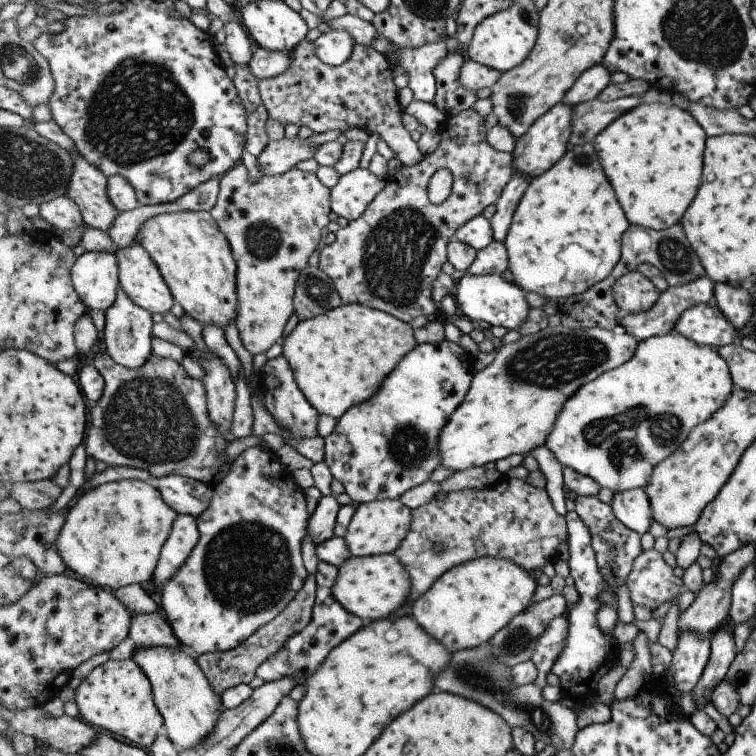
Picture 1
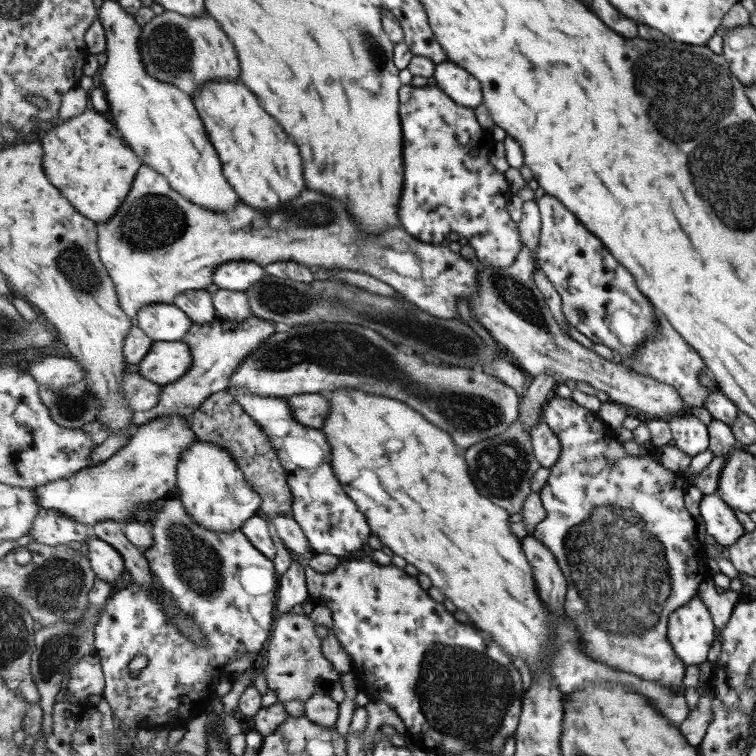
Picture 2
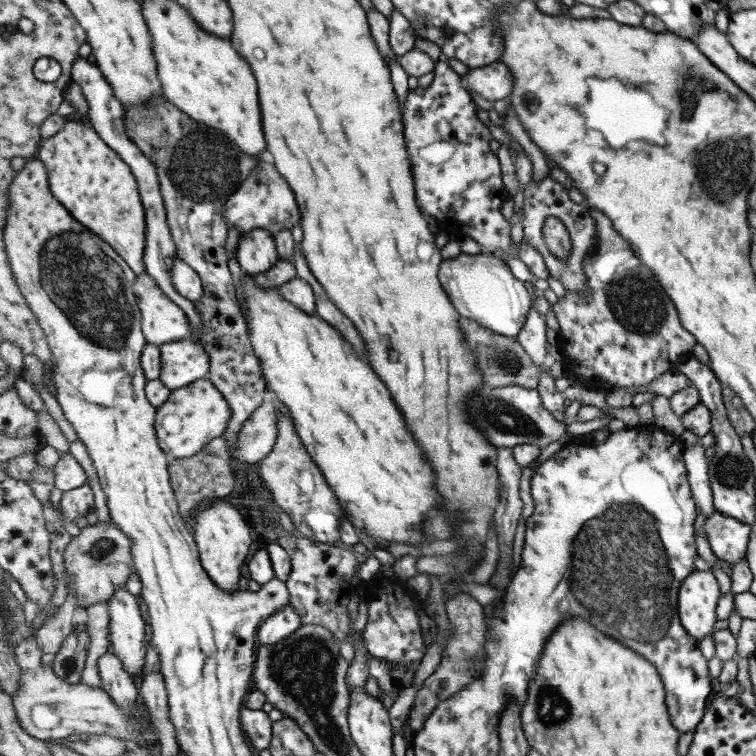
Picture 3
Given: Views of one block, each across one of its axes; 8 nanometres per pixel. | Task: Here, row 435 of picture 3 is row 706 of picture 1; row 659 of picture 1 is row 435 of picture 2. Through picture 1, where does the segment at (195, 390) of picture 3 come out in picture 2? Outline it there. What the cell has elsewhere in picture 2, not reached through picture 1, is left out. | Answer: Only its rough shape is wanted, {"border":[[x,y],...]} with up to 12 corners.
{"border":[[173,414],[99,465],[35,487],[41,509],[129,521],[178,486],[198,440]]}

